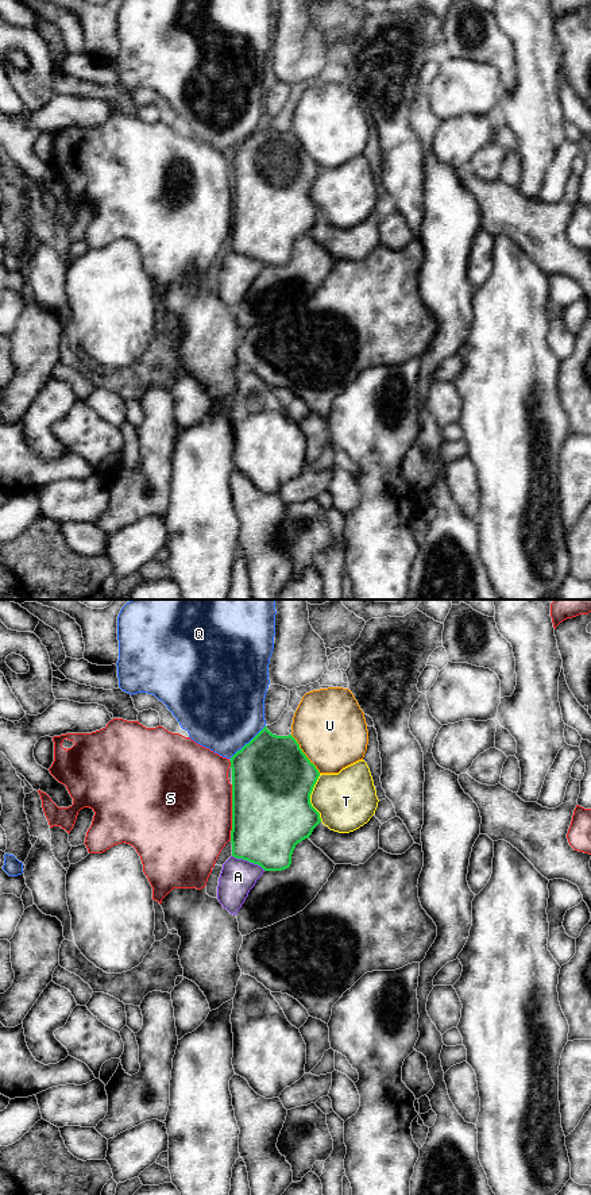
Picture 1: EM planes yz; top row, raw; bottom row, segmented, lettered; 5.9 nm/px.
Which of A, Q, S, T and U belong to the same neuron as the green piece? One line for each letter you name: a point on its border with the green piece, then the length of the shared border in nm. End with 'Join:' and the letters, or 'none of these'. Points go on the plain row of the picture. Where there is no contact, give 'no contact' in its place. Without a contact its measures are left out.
A: meets green in yz at (248, 255); contact 220 nm long
Join: A

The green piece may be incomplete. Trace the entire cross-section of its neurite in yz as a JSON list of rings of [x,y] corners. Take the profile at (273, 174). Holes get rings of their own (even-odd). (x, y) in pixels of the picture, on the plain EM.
[[[267,122],[229,157],[232,163],[232,251],[223,259],[217,294],[224,304],[236,311],[262,269],[289,263],[296,240],[309,234],[321,217],[320,208],[310,198],[310,189],[320,167],[291,130],[277,131]]]

